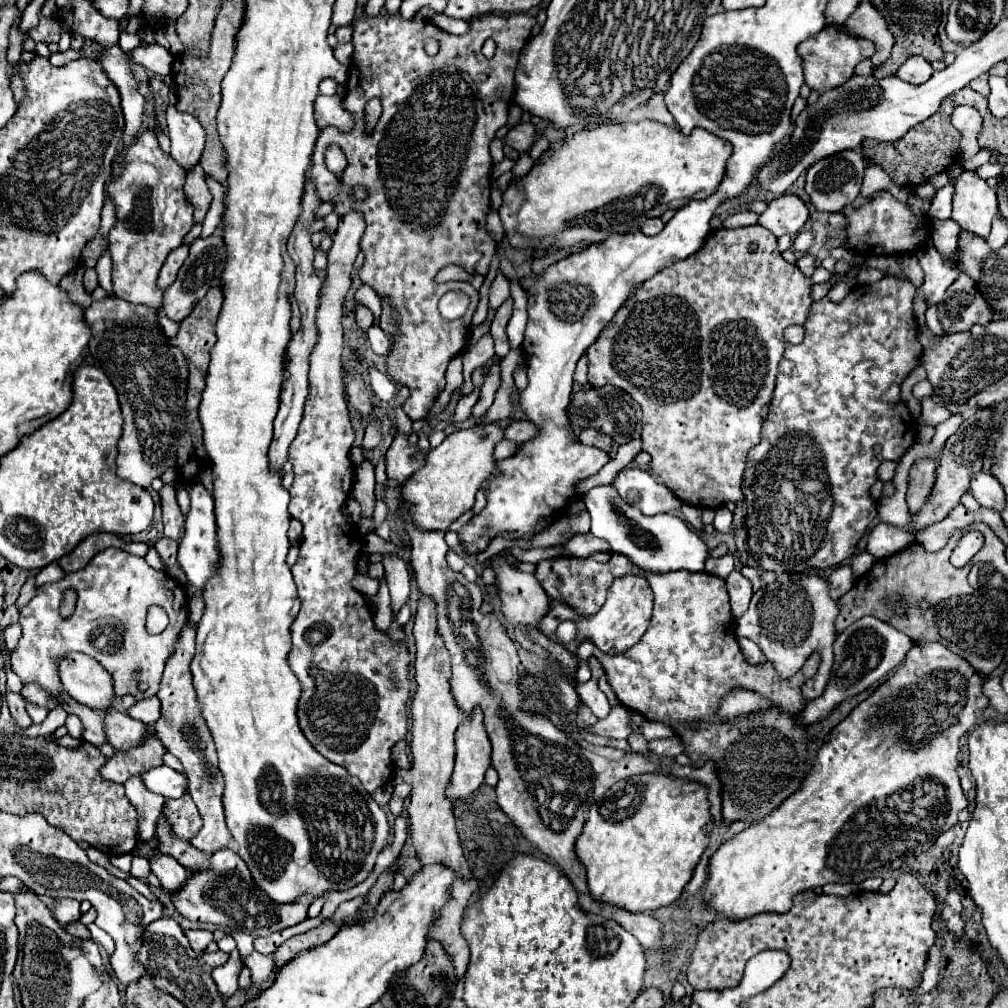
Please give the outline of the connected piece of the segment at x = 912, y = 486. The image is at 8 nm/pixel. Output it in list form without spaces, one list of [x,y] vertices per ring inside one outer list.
[[[922,459],[910,467],[910,481],[906,491],[906,503],[910,507],[910,513],[918,513],[926,497],[930,497],[934,473],[936,473],[936,461],[932,459]]]

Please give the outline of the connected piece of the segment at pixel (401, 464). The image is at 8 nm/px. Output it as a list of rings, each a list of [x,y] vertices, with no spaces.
[[[396,435],[388,453],[386,453],[386,473],[388,479],[396,479],[400,485],[424,465],[426,455],[418,451],[418,447],[408,447],[406,435]]]

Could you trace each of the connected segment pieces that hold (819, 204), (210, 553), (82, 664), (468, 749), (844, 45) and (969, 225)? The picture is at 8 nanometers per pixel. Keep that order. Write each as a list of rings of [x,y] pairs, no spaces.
[[[842,151],[814,163],[806,173],[806,193],[810,195],[812,205],[818,211],[826,211],[826,213],[836,213],[844,209],[848,203],[852,203],[858,197],[864,169],[866,169],[864,157],[858,151]]]
[[[196,477],[196,481],[190,481],[190,485],[184,485],[184,489],[190,495],[190,511],[186,515],[184,523],[184,537],[178,545],[178,563],[188,575],[188,595],[200,595],[208,577],[216,573],[216,561],[218,561],[218,547],[216,547],[216,517],[214,517],[214,501],[212,493],[202,485],[202,481]]]
[[[68,653],[58,659],[58,675],[64,691],[90,709],[110,709],[114,689],[108,671],[84,653]]]
[[[474,709],[456,731],[456,763],[446,789],[450,801],[464,799],[484,783],[484,773],[490,767],[490,739],[482,725],[480,709]]]
[[[828,25],[814,37],[802,41],[798,45],[798,53],[804,57],[804,79],[810,89],[816,89],[818,93],[824,93],[826,89],[838,87],[844,81],[848,81],[854,75],[854,67],[862,61],[874,55],[874,43],[866,39],[852,37],[844,31],[842,25]]]
[[[964,171],[954,183],[952,221],[964,231],[978,237],[988,237],[992,219],[998,215],[996,191],[988,187],[974,171]]]

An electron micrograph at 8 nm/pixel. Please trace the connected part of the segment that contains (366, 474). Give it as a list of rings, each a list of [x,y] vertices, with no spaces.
[[[364,459],[354,467],[354,485],[352,497],[362,505],[362,517],[372,517],[374,513],[374,465],[370,459]]]

